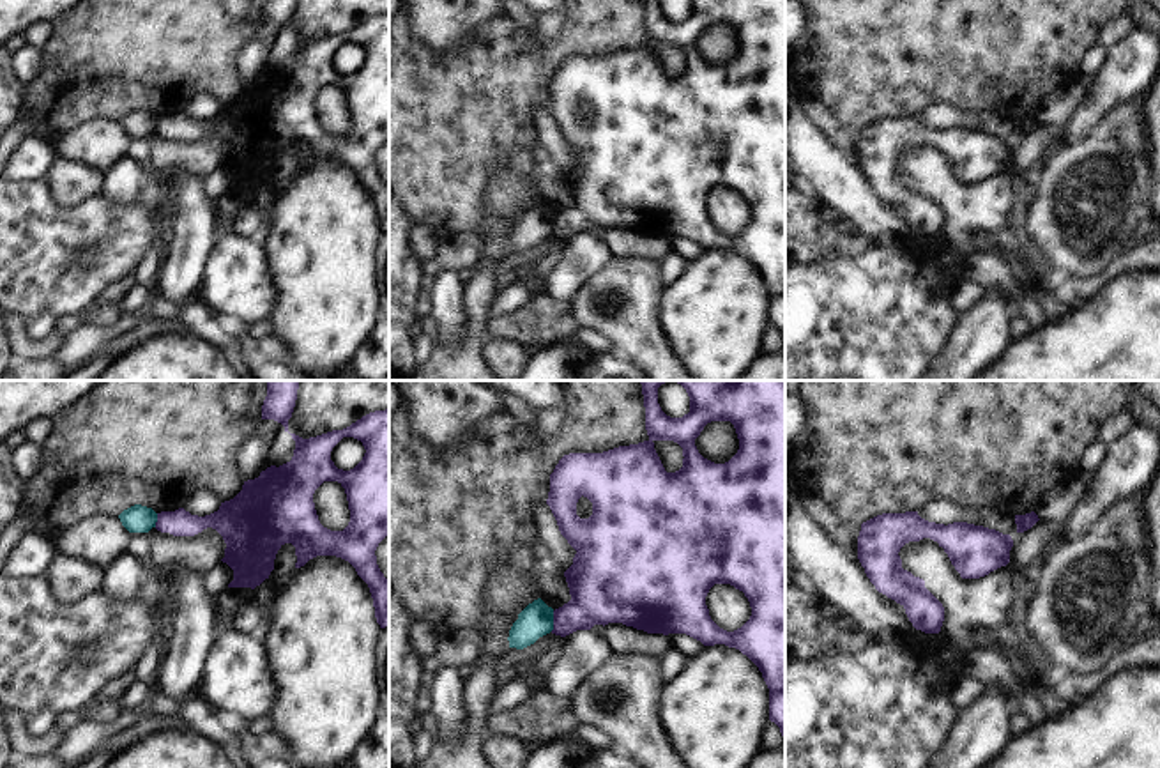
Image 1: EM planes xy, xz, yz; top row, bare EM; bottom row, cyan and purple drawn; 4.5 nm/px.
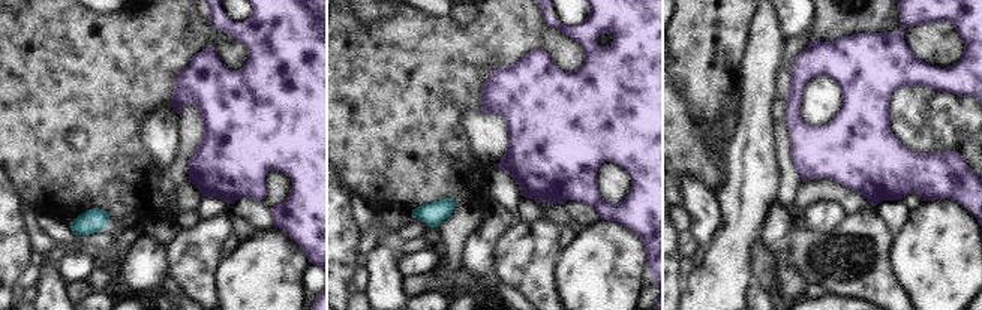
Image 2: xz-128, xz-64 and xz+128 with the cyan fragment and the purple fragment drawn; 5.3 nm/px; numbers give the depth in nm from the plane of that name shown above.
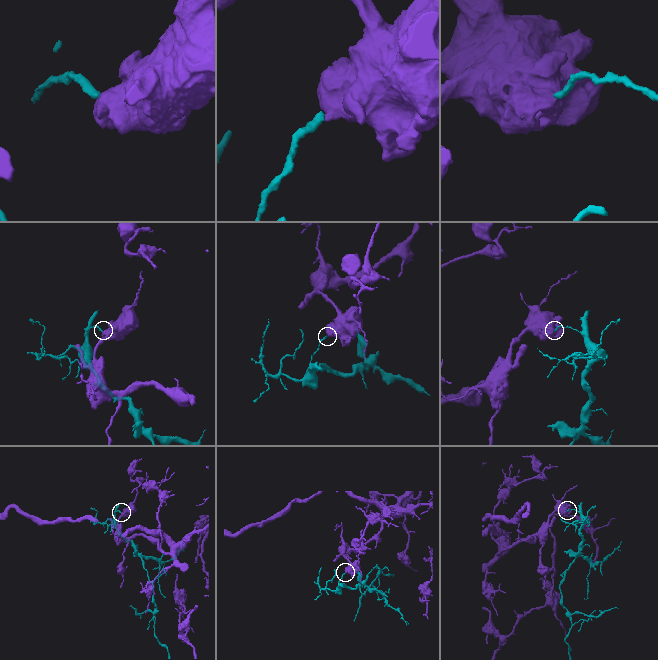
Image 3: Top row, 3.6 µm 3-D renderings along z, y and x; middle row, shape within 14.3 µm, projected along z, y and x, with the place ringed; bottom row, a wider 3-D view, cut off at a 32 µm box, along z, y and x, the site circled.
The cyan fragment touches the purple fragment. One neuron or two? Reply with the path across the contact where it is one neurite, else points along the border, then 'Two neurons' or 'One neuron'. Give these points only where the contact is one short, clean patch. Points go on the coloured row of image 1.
Two neurons

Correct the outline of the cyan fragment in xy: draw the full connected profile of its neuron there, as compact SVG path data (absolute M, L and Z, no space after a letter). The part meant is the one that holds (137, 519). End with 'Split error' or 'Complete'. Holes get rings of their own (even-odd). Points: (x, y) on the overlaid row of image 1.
M134 504L118 515L129 533L149 533L156 527L157 513L152 508Z. Complete

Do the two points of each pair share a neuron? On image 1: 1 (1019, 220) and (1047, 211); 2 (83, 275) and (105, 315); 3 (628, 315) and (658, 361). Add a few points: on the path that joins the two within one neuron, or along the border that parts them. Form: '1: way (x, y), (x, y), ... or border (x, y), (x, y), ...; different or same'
1: border (1035, 177), (1024, 245); different
2: border (87, 307), (76, 312), (64, 312), (57, 319); different
3: way (632, 326), (651, 351); same

